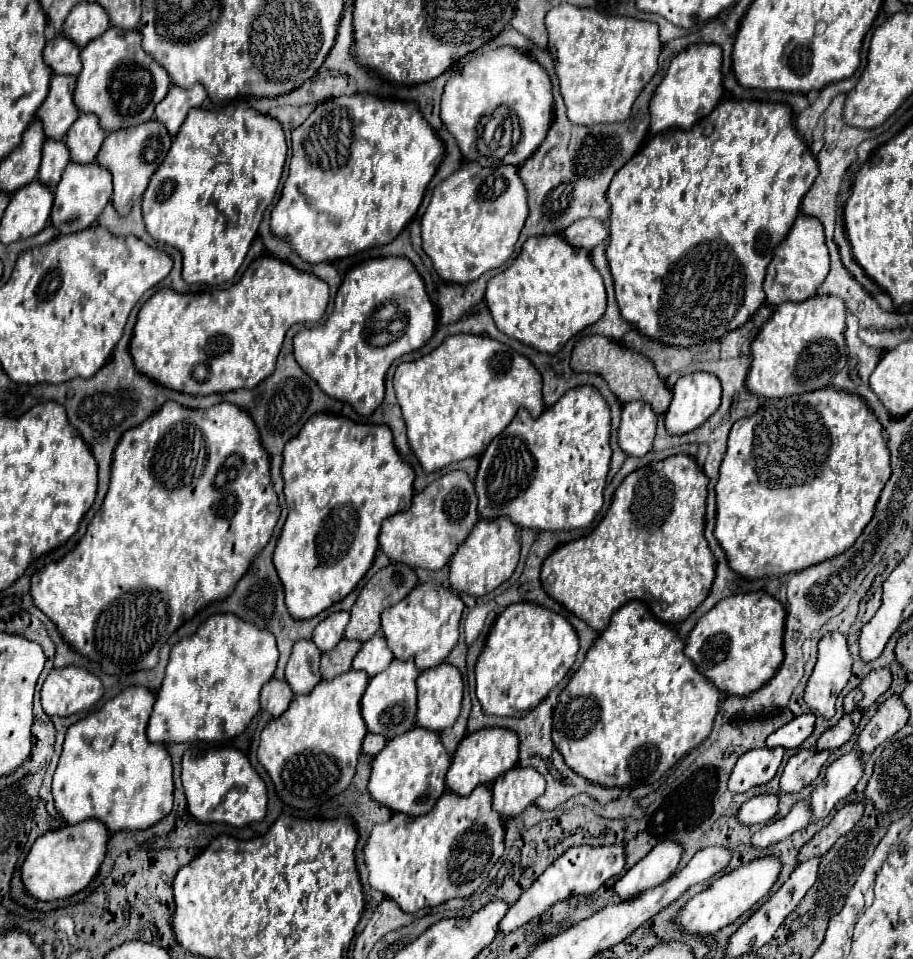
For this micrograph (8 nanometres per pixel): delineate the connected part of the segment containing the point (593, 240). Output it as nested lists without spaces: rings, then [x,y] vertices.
[[[584,218],[584,220],[578,220],[572,226],[568,226],[564,230],[564,238],[566,238],[568,244],[572,244],[576,248],[592,250],[594,246],[606,244],[608,228],[606,228],[606,224],[602,220]]]

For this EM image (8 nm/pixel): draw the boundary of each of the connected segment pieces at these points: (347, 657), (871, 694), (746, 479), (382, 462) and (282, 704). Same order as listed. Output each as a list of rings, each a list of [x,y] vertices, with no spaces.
[[[342,638],[336,648],[332,648],[330,652],[324,652],[324,654],[322,654],[322,664],[320,664],[322,678],[324,678],[324,680],[332,680],[332,678],[336,678],[336,676],[348,672],[350,666],[352,666],[354,656],[356,656],[358,650],[360,650],[360,646],[362,646],[362,644],[356,642],[356,640],[346,640],[346,638]]]
[[[876,670],[870,672],[862,686],[852,690],[846,698],[844,698],[844,714],[850,714],[850,710],[862,710],[866,712],[888,688],[890,688],[890,670]]]
[[[822,388],[814,392],[804,392],[798,396],[788,396],[788,398],[774,398],[766,400],[756,414],[738,420],[728,438],[728,450],[720,466],[720,480],[716,484],[716,538],[726,552],[730,560],[730,568],[738,572],[744,578],[764,578],[764,576],[774,576],[774,574],[792,574],[804,568],[810,568],[814,564],[820,564],[824,560],[830,560],[838,554],[842,554],[846,548],[852,546],[852,542],[862,534],[866,524],[872,520],[874,506],[880,498],[882,488],[890,480],[890,450],[886,446],[886,440],[882,436],[882,424],[878,422],[876,414],[866,406],[858,394],[842,392],[836,388]]]
[[[314,414],[298,436],[290,438],[284,448],[284,496],[288,518],[274,550],[274,566],[286,592],[286,606],[292,618],[304,620],[318,616],[332,604],[348,596],[374,562],[382,522],[410,508],[414,496],[414,470],[402,462],[390,428],[384,424],[358,424],[344,416]]]
[[[272,678],[268,684],[264,684],[262,694],[260,694],[260,704],[264,710],[268,710],[274,718],[282,716],[286,708],[290,706],[294,698],[294,692],[290,690],[286,680],[276,680]]]

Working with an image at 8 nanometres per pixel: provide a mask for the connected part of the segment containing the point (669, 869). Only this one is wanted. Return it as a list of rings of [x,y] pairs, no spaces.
[[[664,840],[660,842],[648,856],[644,856],[632,870],[628,870],[620,880],[614,884],[614,896],[618,902],[630,902],[666,882],[678,868],[682,856],[682,846]]]

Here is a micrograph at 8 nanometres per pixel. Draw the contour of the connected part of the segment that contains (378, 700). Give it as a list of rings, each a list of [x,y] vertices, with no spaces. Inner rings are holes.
[[[392,660],[390,666],[376,674],[364,696],[362,696],[362,716],[370,732],[384,734],[386,738],[394,738],[404,734],[416,724],[416,678],[418,678],[418,668],[414,666],[414,660]]]

